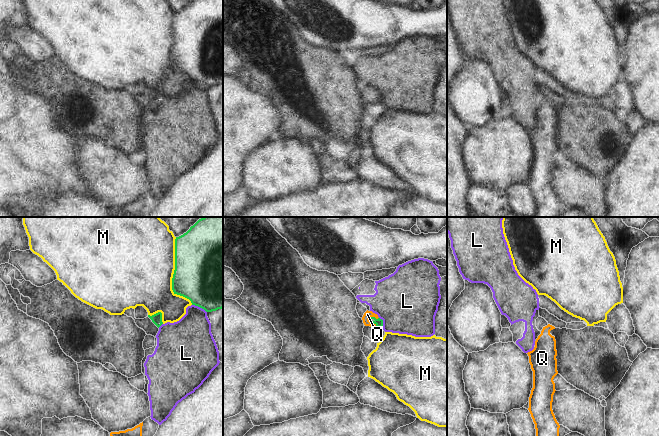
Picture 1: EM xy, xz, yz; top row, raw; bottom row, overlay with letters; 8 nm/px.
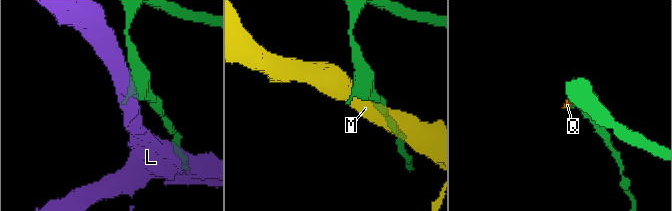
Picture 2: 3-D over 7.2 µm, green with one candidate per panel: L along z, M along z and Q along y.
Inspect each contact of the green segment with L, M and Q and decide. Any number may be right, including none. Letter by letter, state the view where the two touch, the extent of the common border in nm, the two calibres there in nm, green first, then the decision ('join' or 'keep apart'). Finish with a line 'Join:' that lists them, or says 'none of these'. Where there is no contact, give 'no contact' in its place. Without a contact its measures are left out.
L: xy | 140 nm | 500/320 nm | keep apart
M: xy | 550 nm | 480/500 nm | keep apart
Q: xz | 90 nm | 60/60 nm | join
Join: Q

